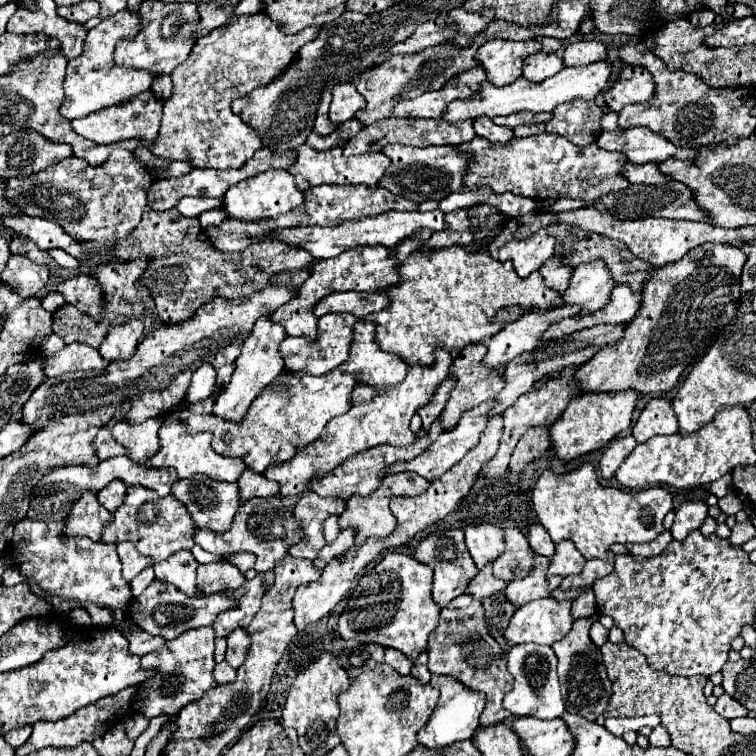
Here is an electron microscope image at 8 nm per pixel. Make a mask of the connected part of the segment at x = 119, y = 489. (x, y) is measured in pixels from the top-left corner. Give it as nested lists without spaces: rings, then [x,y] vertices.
[[[113,480],[113,484],[109,484],[97,492],[97,498],[109,512],[113,512],[117,506],[123,504],[125,492],[127,492],[127,486],[121,480]]]

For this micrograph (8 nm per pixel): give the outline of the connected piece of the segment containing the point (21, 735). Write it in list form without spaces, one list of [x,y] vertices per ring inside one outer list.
[[[17,726],[17,728],[13,728],[13,730],[9,730],[9,732],[5,734],[5,740],[7,740],[13,748],[19,748],[21,744],[27,742],[29,736],[31,736],[31,726]]]

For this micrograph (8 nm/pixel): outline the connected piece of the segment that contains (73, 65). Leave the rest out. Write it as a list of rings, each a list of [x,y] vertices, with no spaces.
[[[121,10],[115,16],[101,20],[101,24],[97,24],[95,28],[91,28],[87,32],[81,56],[69,60],[69,64],[67,64],[67,76],[63,82],[65,98],[63,98],[63,104],[59,106],[61,116],[65,116],[69,120],[83,118],[101,108],[123,104],[123,102],[131,100],[133,96],[137,96],[139,92],[145,92],[151,88],[151,82],[155,80],[155,76],[149,76],[149,72],[121,70],[121,68],[113,66],[115,42],[123,36],[129,36],[129,38],[135,36],[139,32],[139,22],[141,20],[137,14]]]

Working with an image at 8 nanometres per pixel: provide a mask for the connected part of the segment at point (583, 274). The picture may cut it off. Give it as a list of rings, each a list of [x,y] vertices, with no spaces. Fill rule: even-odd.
[[[601,262],[581,264],[573,270],[569,286],[561,292],[561,306],[579,306],[579,314],[589,314],[607,304],[609,292],[613,290],[613,280],[609,280],[609,270]]]

